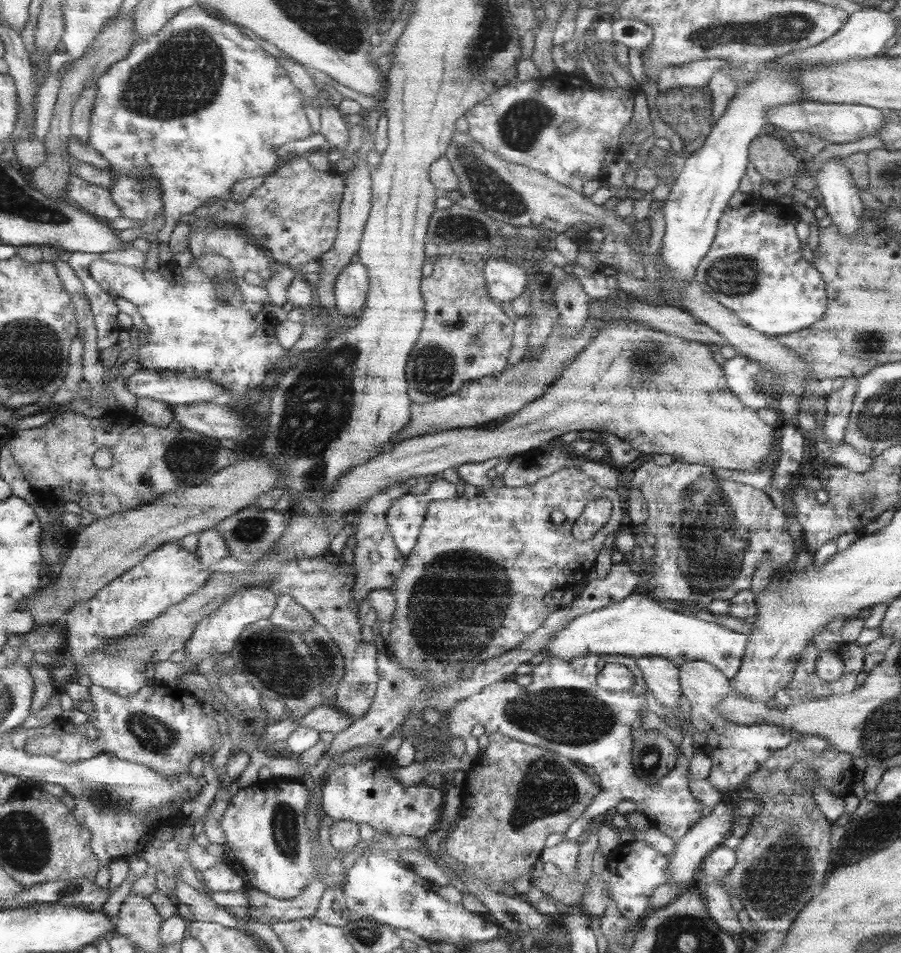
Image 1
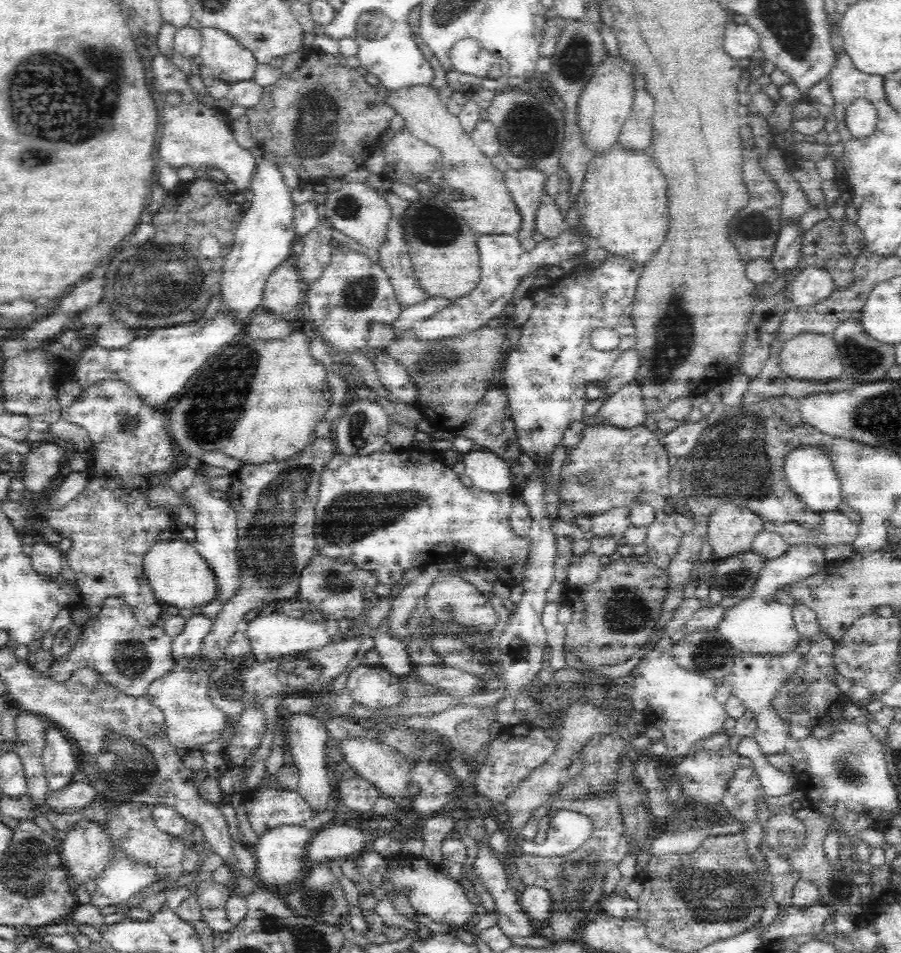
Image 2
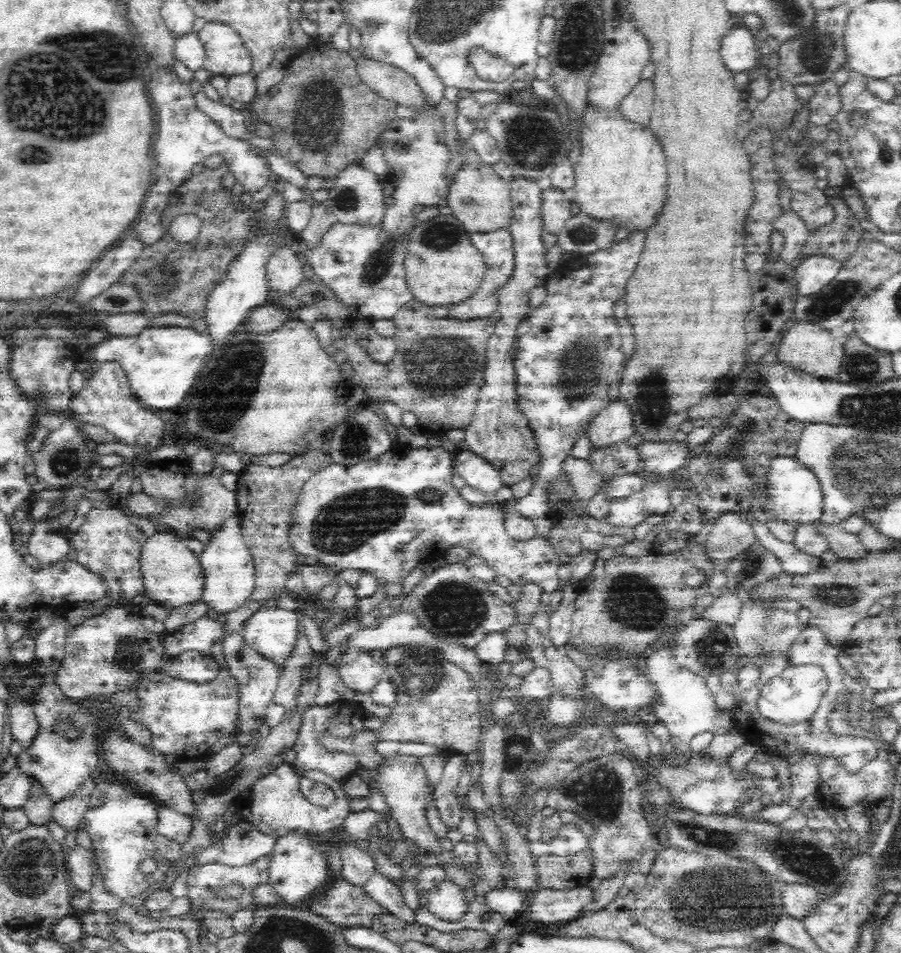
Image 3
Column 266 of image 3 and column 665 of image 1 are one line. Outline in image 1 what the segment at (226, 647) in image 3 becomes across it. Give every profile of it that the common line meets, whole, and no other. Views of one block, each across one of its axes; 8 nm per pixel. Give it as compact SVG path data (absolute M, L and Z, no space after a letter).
M648 655L636 659L636 664L642 672L644 682L652 696L662 703L668 710L674 712L682 723L684 734L688 728L684 713L678 707L678 700L682 694L679 685L679 668L666 657Z

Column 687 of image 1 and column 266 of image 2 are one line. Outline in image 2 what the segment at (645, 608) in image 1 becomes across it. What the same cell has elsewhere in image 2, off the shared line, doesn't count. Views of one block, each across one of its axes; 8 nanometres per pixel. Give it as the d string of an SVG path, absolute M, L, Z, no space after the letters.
M273 612L251 620L244 633L250 641L252 653L258 663L282 662L286 655L300 656L301 652L319 649L332 642L332 637L328 635L320 616L314 621L308 621L306 617L294 618L284 613Z

